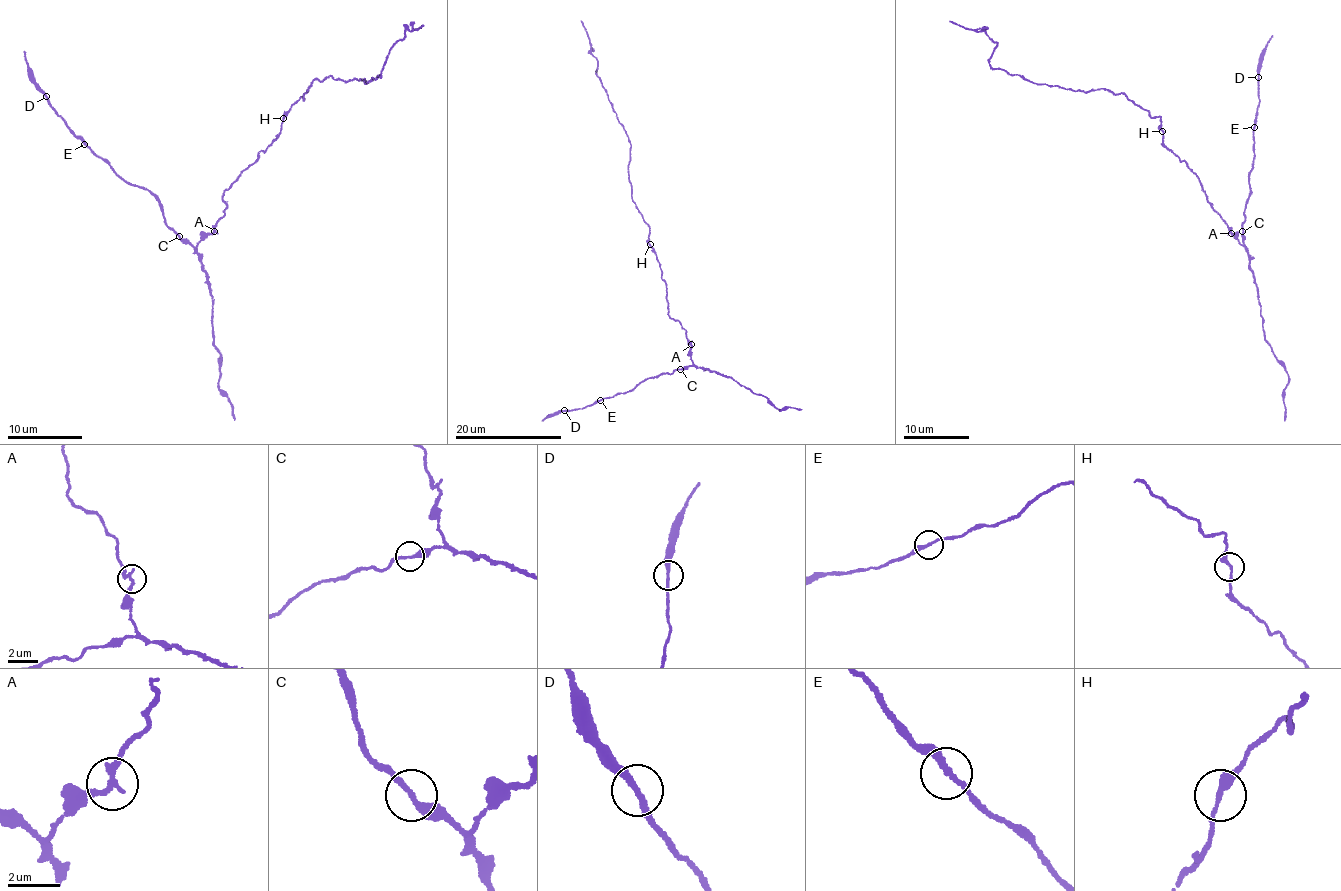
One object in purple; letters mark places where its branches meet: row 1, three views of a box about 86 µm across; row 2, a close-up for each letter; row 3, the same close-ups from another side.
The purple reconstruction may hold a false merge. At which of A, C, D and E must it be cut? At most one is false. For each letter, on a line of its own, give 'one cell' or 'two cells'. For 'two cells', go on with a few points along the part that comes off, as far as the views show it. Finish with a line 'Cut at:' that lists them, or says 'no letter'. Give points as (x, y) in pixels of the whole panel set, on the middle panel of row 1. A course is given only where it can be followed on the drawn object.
A: one cell
C: one cell
D: one cell
E: one cell
Cut at: no letter

